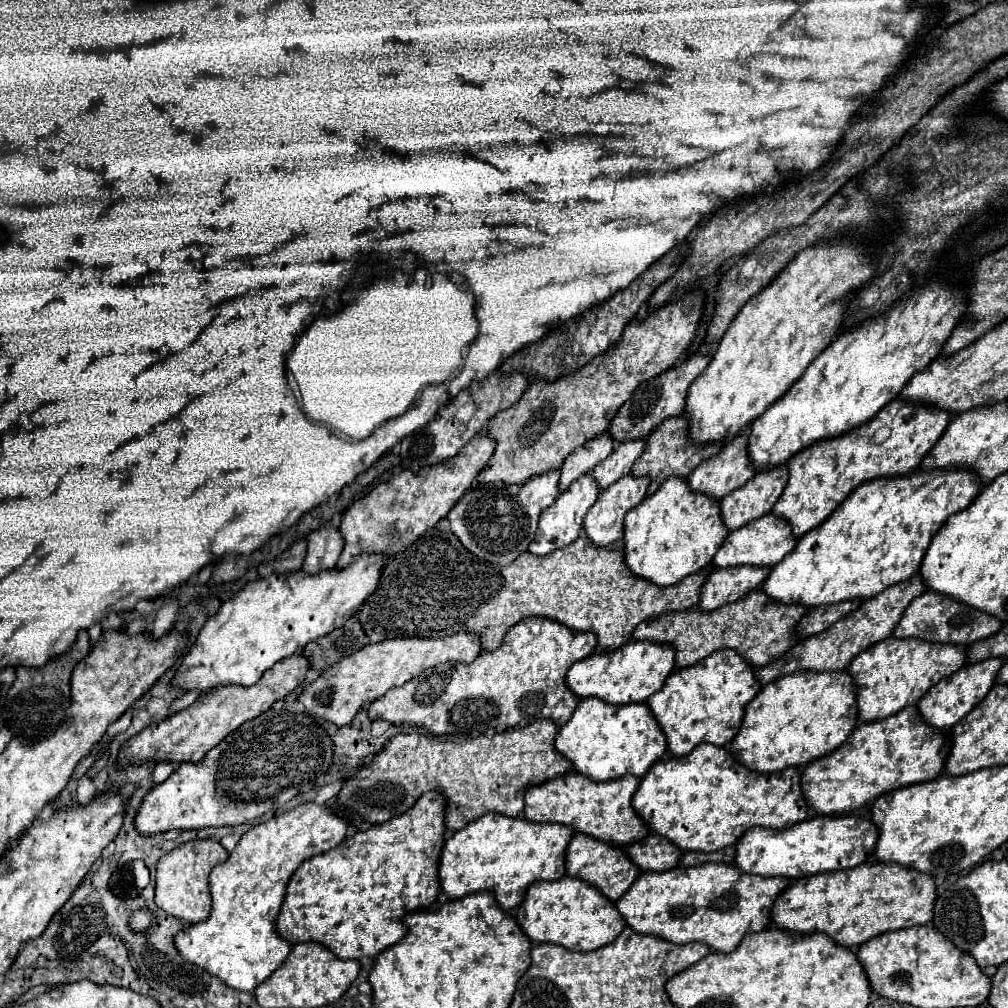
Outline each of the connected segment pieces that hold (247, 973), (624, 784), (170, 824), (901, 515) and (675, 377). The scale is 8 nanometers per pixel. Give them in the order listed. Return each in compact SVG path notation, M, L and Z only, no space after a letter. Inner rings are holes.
M306 803L246 831L228 861L210 871L212 911L208 919L174 935L174 945L182 959L200 965L200 969L222 979L230 989L252 991L258 987L284 963L292 949L276 933L274 925L290 875L302 861L340 845L346 829L346 821L324 805Z
M574 771L550 779L542 785L534 785L524 793L524 817L534 823L560 823L572 827L576 833L584 833L598 841L614 841L612 845L624 847L644 839L650 829L634 813L630 799L638 787L638 777L620 777L614 781L596 783Z
M266 711L260 717L244 723L232 731L218 747L214 747L200 763L182 763L164 783L156 785L146 793L140 809L134 817L136 831L144 837L166 833L172 829L204 829L204 827L226 827L242 825L268 811L282 807L286 801L298 793L310 791L316 783L322 783L328 767L332 763L332 741L326 731L308 713L286 713L286 711Z
M916 469L906 477L860 485L818 529L798 539L796 547L772 567L762 589L776 601L806 607L870 599L916 575L932 537L950 515L966 509L978 491L978 477L958 469L948 473Z
M695 353L688 358L688 361L684 361L682 365L678 365L676 369L668 369L664 371L662 375L642 383L636 393L618 409L618 413L614 415L612 423L610 423L610 437L616 441L616 443L624 443L624 441L636 441L636 439L646 439L650 435L650 431L660 425L664 419L668 417L678 417L682 415L684 411L684 399L686 399L686 393L688 393L688 387L690 383L706 369L708 361L711 360L713 354L710 353Z

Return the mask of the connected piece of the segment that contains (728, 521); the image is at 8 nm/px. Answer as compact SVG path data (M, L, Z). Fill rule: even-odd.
M780 465L756 475L738 491L732 491L720 499L720 517L728 531L736 531L772 511L788 481L788 467Z

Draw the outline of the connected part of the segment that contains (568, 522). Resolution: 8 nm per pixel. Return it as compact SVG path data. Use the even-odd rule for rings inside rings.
M582 475L580 479L576 479L564 493L560 493L554 501L554 505L550 505L538 523L538 533L534 535L534 541L528 545L528 551L534 555L548 555L556 549L562 549L566 545L570 545L582 529L582 517L586 515L586 511L594 505L594 501L598 499L598 485L594 483L594 479L590 475Z

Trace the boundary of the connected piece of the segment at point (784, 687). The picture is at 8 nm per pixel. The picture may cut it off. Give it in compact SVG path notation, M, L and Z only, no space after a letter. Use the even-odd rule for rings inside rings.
M846 671L784 675L746 705L742 727L728 749L740 765L756 773L776 773L788 767L804 767L842 745L858 723L854 683Z

